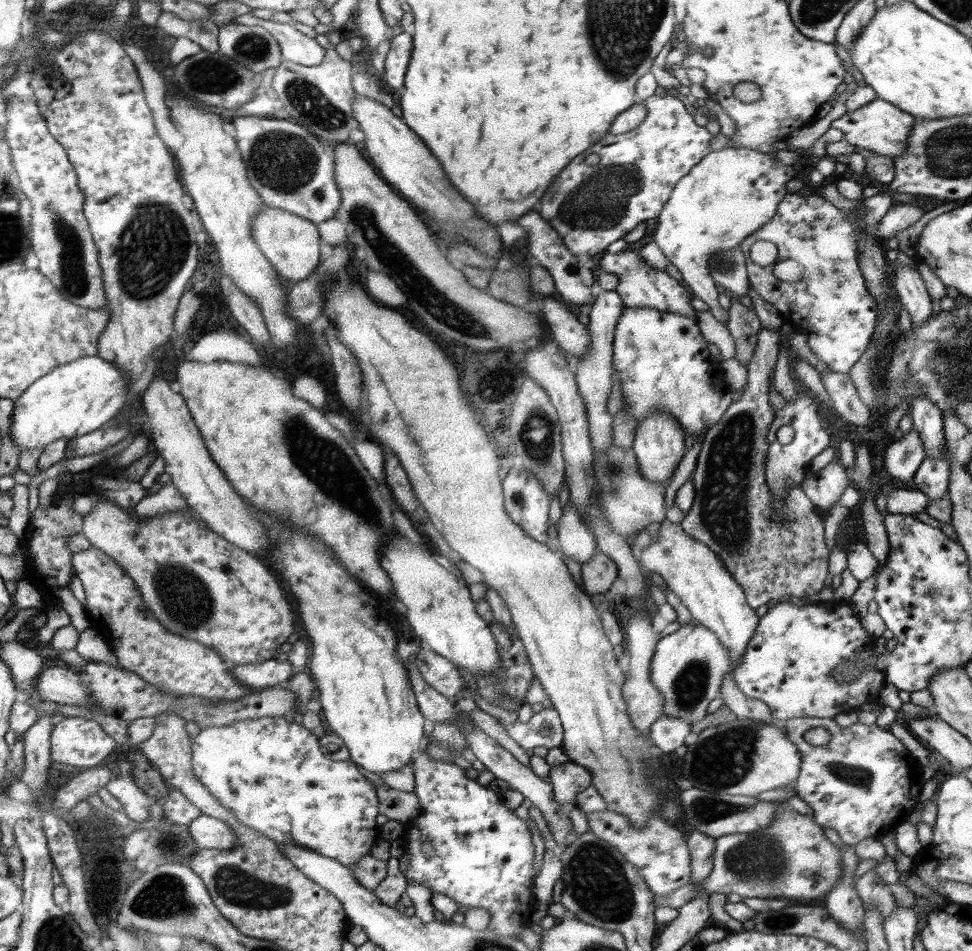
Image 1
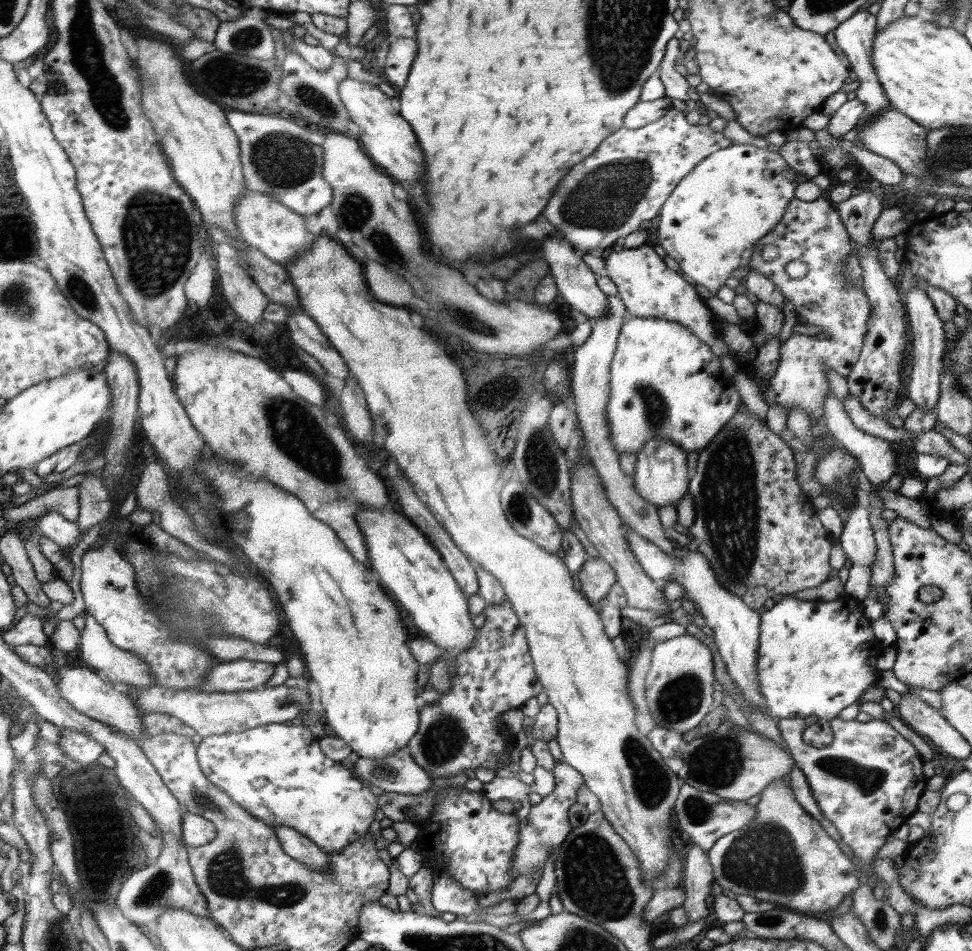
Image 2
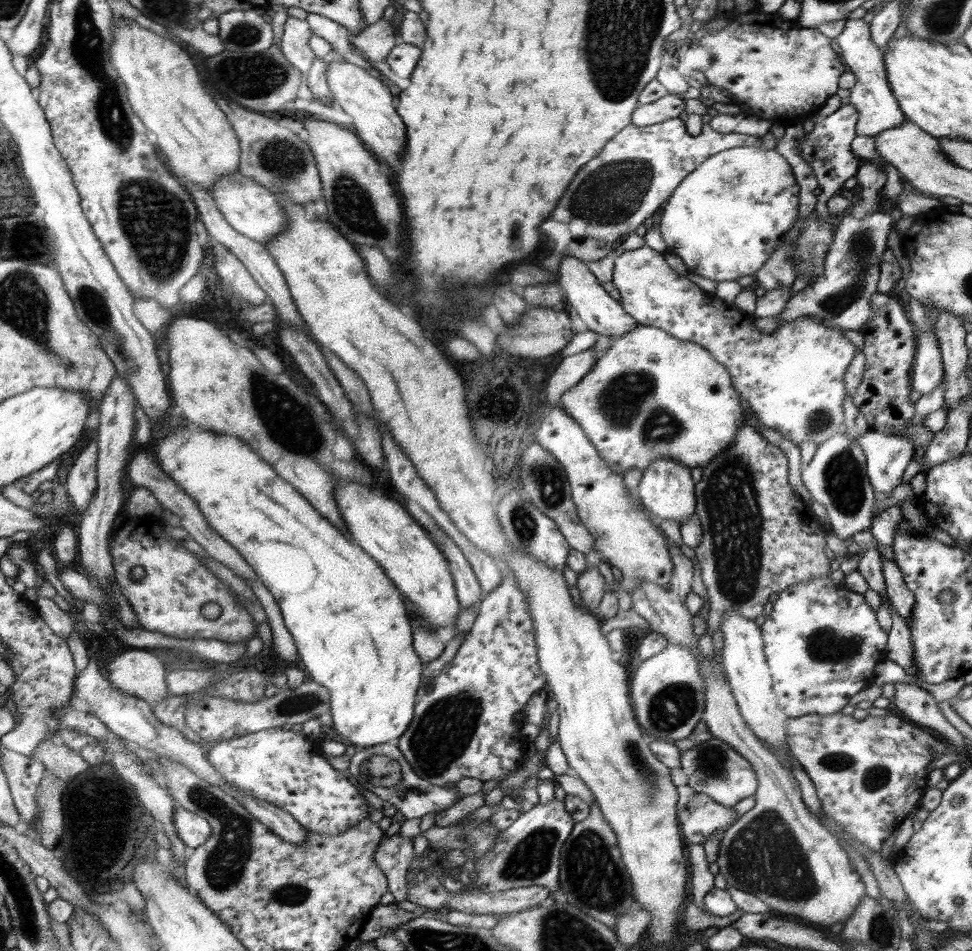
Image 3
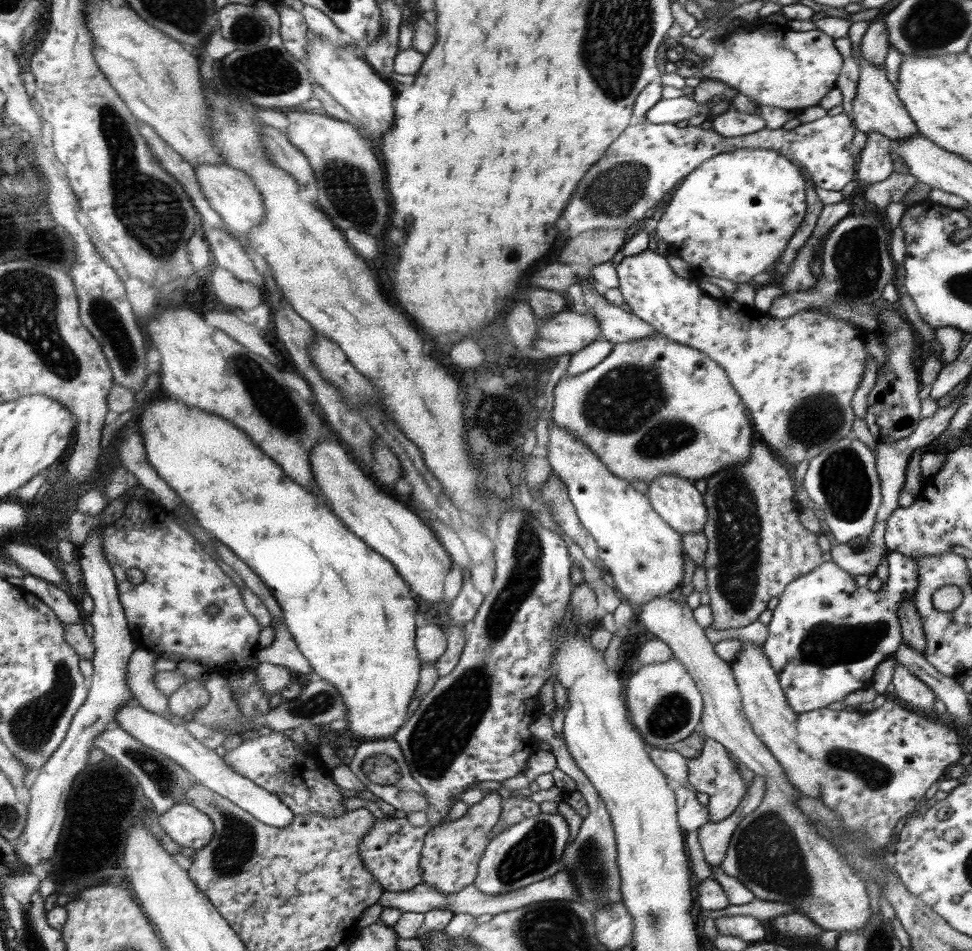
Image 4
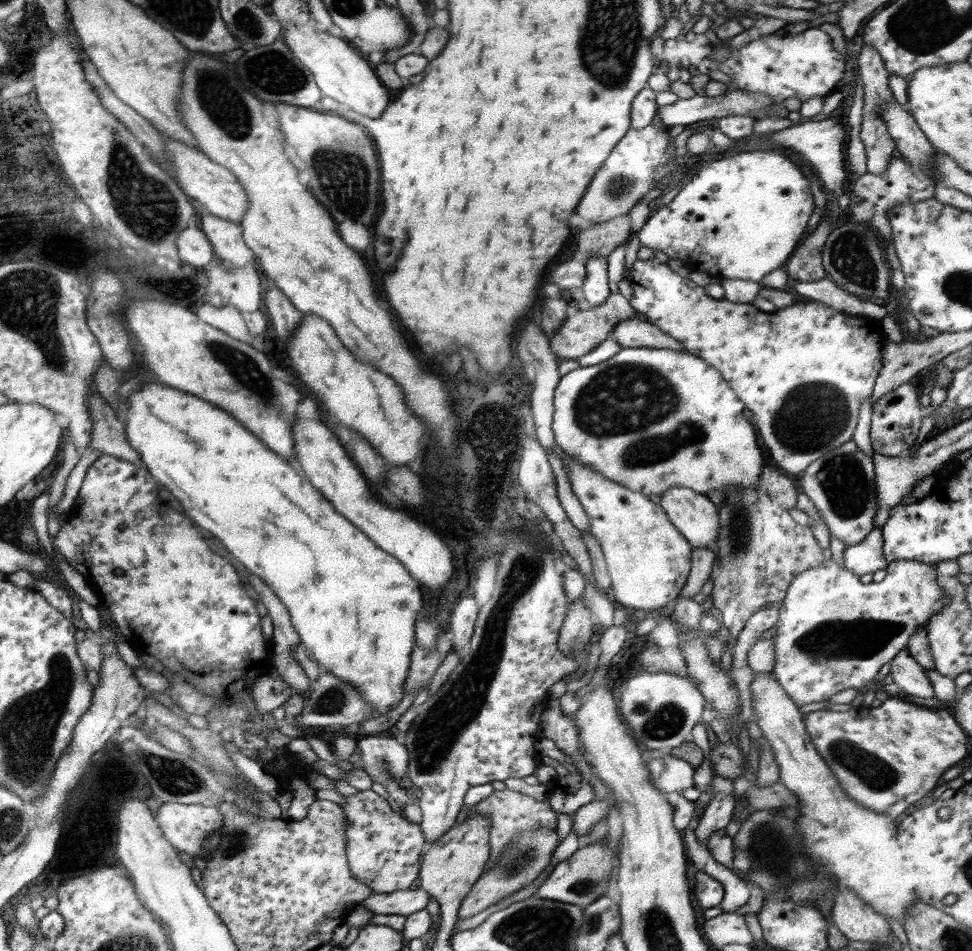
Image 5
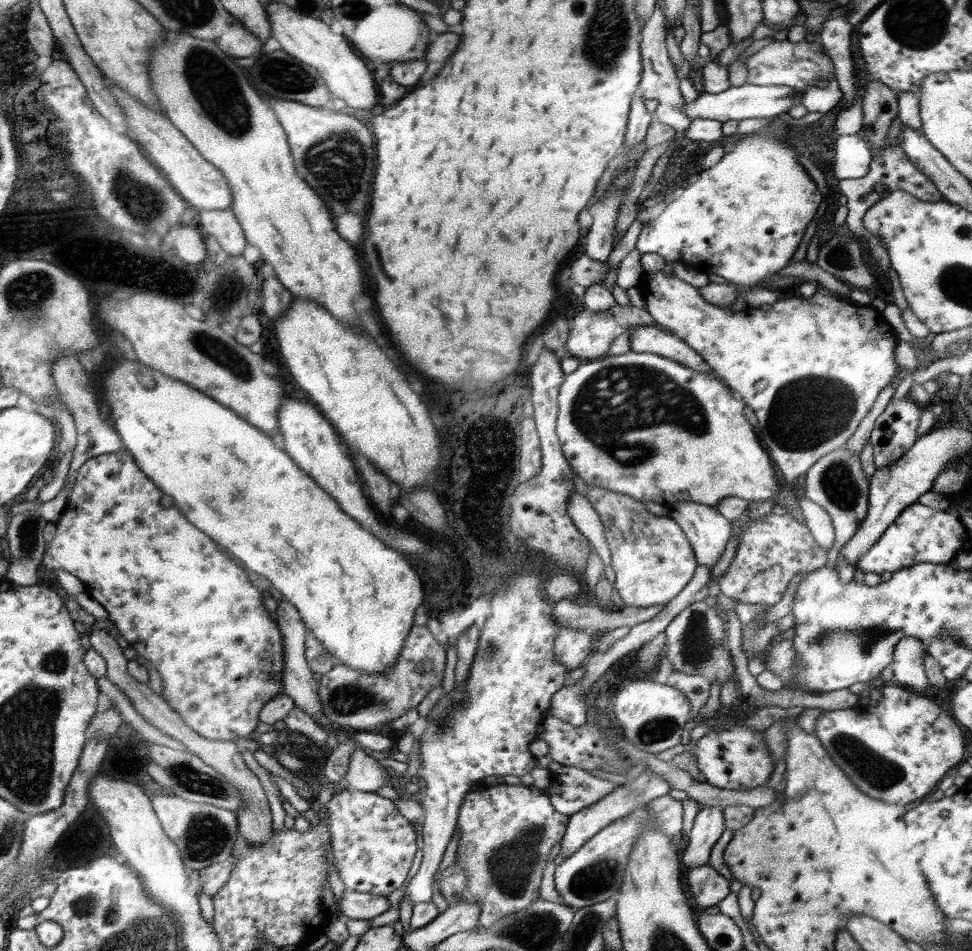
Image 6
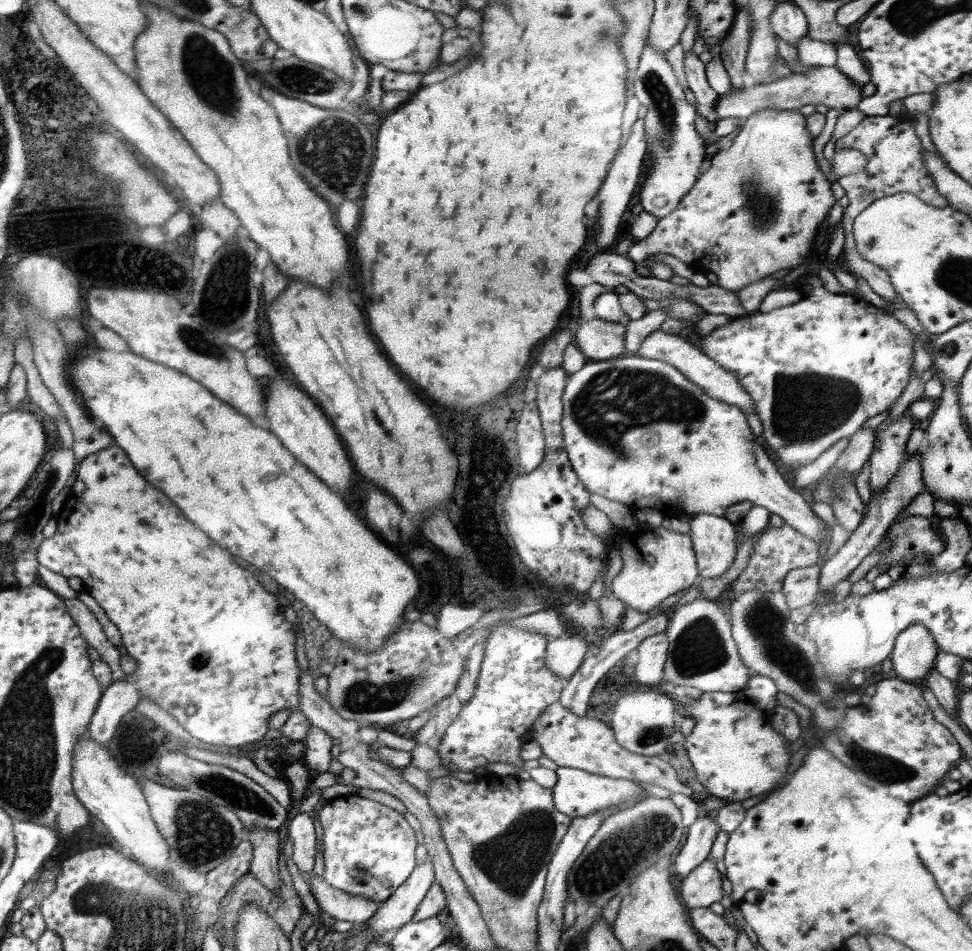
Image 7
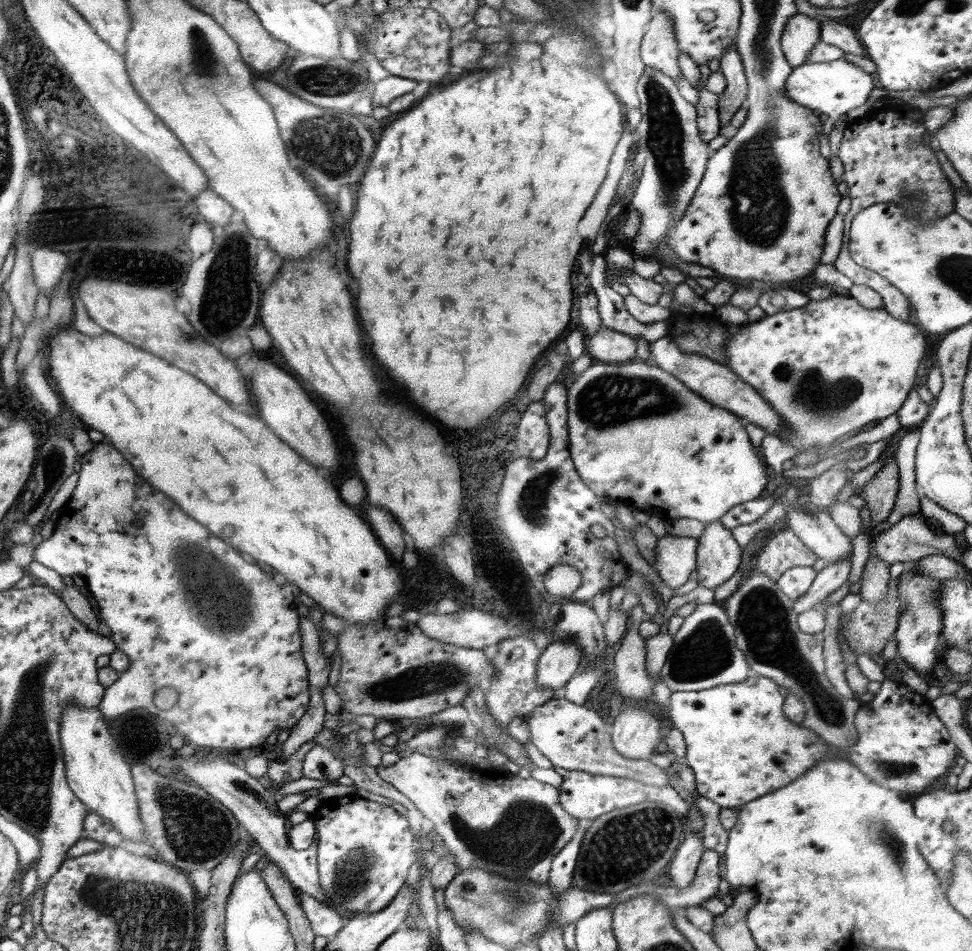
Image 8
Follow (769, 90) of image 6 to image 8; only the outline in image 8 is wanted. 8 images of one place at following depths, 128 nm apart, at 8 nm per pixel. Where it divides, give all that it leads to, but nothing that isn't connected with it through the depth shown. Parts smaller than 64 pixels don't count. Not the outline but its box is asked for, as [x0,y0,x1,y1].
[785,58,874,138]

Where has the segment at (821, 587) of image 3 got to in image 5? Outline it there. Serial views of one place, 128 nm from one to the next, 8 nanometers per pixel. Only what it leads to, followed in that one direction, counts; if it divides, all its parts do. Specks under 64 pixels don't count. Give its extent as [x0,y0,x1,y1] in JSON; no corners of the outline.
[772,559,945,707]

